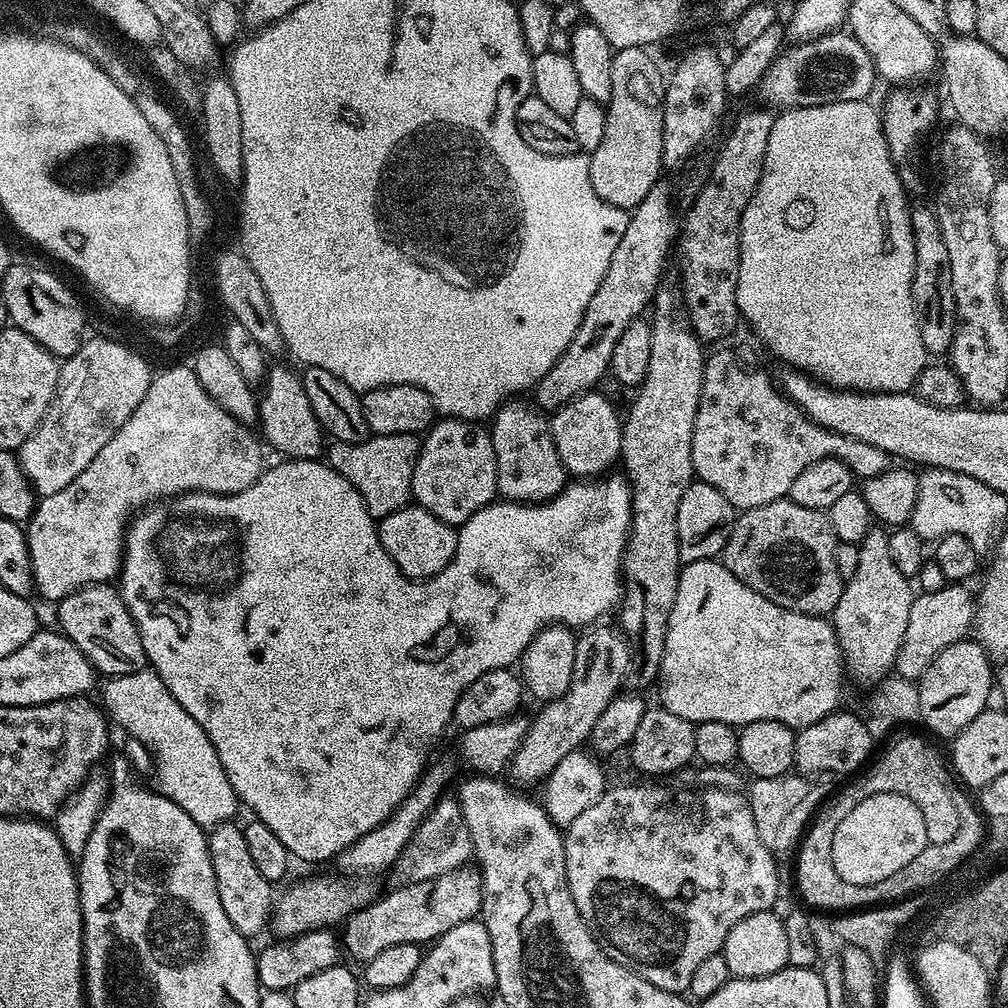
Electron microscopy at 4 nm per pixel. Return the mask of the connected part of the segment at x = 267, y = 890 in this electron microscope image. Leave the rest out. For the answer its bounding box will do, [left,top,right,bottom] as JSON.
[207,822,274,938]

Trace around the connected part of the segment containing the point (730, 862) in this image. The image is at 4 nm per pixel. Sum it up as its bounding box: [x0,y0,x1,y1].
[564,782,782,993]

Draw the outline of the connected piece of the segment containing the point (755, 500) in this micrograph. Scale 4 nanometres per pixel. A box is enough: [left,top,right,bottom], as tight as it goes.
[692,352,894,510]

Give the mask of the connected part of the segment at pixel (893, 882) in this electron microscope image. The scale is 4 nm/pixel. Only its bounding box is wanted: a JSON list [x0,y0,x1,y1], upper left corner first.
[794,810,986,912]

